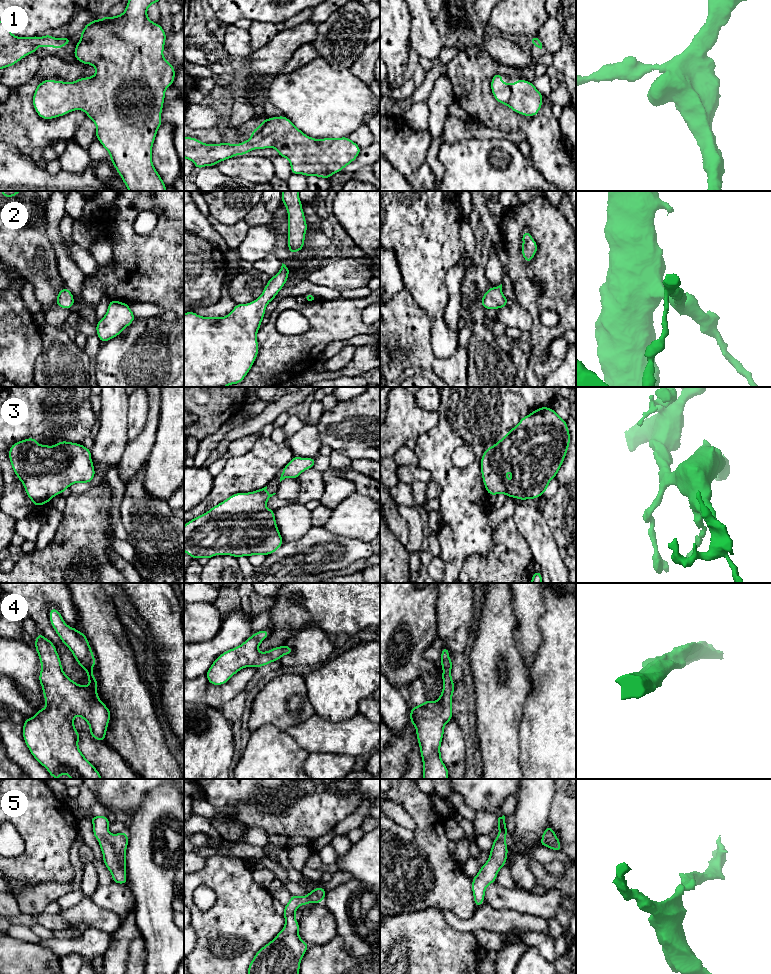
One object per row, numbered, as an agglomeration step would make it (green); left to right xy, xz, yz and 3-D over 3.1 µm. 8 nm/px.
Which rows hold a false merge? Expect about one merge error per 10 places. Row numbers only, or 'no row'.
no row

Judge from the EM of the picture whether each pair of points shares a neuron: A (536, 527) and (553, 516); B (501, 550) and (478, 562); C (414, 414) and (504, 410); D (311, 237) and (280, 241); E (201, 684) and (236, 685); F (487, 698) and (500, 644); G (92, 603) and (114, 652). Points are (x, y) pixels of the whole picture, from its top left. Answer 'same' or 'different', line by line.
A: different
B: same
C: different
D: same
E: same
F: same
G: same

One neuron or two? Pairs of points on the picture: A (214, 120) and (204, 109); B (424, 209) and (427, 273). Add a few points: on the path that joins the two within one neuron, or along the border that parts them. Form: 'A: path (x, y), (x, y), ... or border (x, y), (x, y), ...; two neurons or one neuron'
A: path (211, 117), (206, 112); one neuron
B: path (424, 225), (425, 257); one neuron

